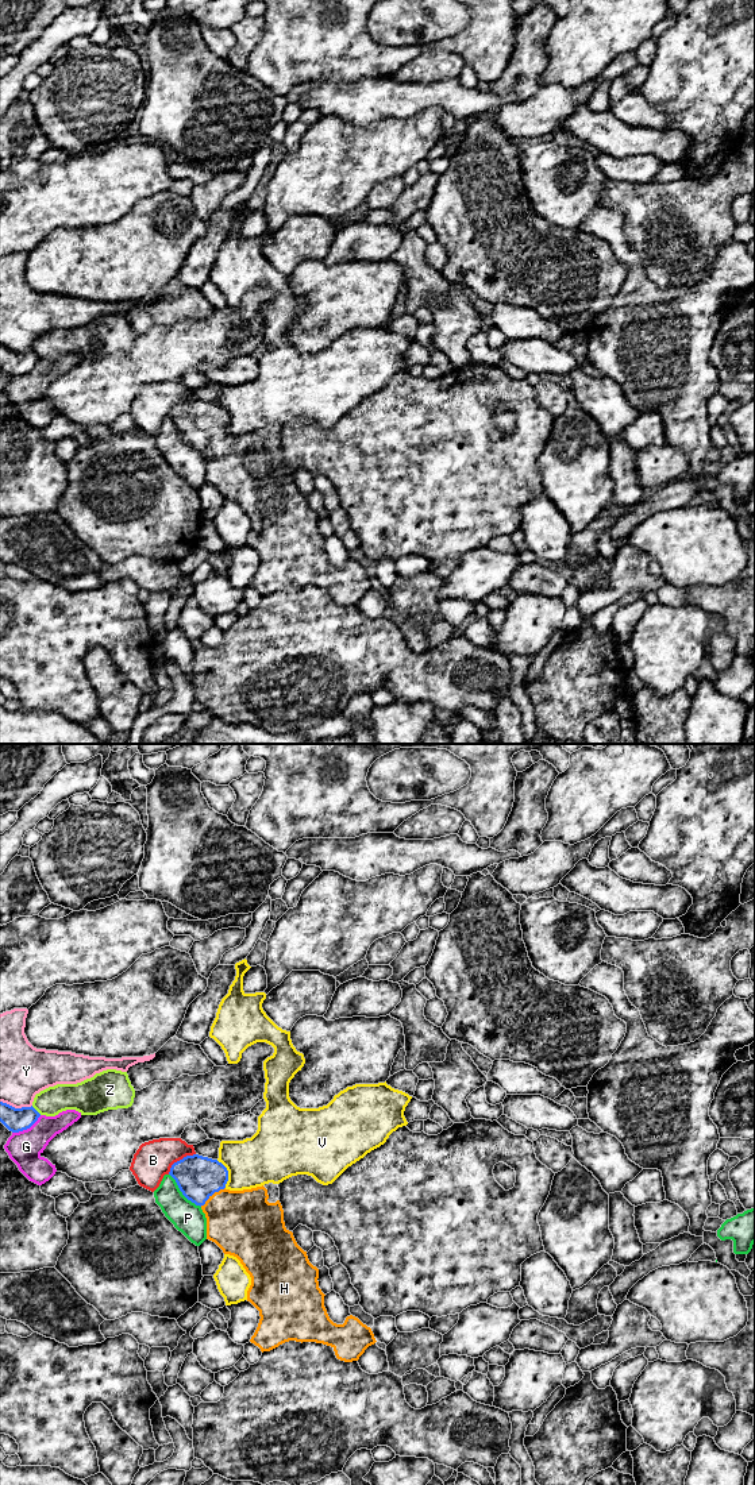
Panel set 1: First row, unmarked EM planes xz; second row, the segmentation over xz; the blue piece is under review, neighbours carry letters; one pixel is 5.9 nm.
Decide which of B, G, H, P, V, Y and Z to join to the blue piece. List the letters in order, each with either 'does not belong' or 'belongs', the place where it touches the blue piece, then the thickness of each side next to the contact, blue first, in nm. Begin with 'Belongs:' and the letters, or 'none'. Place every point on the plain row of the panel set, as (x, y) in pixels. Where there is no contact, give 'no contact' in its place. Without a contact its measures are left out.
Belongs: H
B: does not belong | xz (180, 404) | 260/220 nm
G: does not belong | xz (26, 373) | 140/200 nm
H: belongs | xz (212, 438) | 260/400 nm
P: does not belong | xz (181, 435) | 260/190 nm
V: does not belong | xz (227, 417) | 260/300 nm
Y: does not belong | xz (16, 353) | 140/300 nm
Z: does not belong | xz (35, 354) | 140/170 nm

